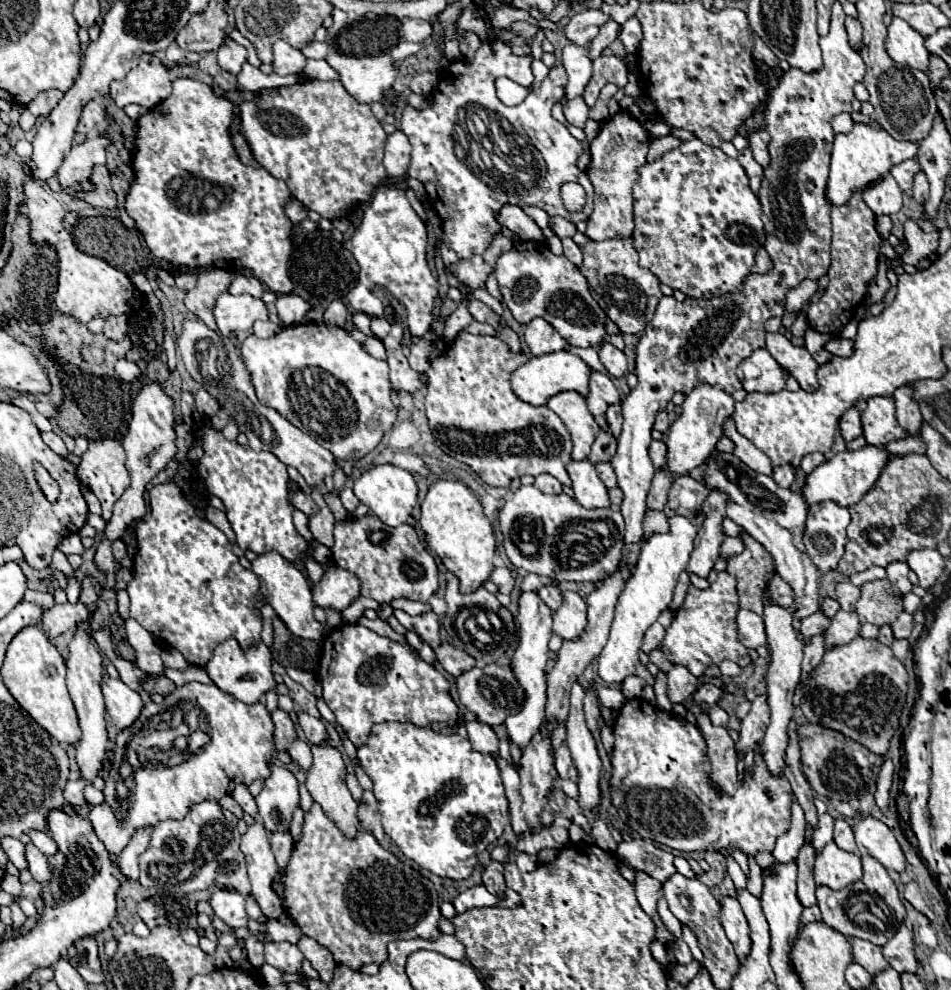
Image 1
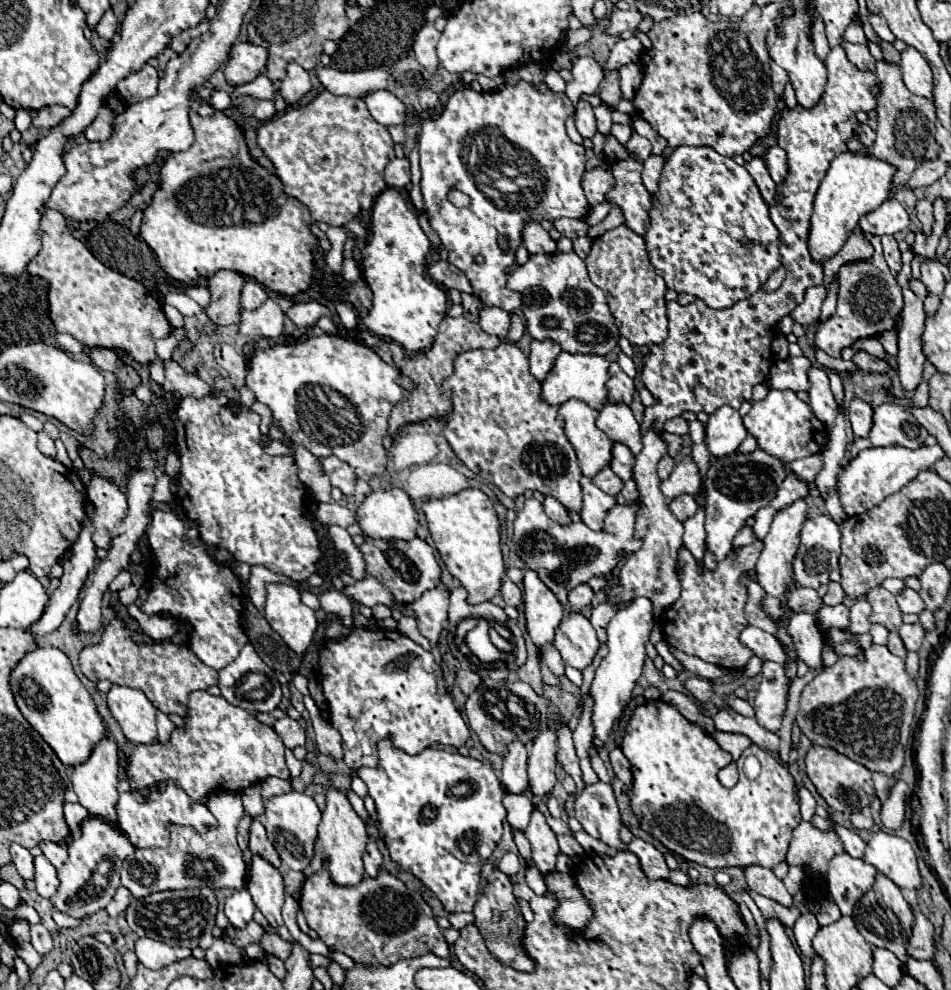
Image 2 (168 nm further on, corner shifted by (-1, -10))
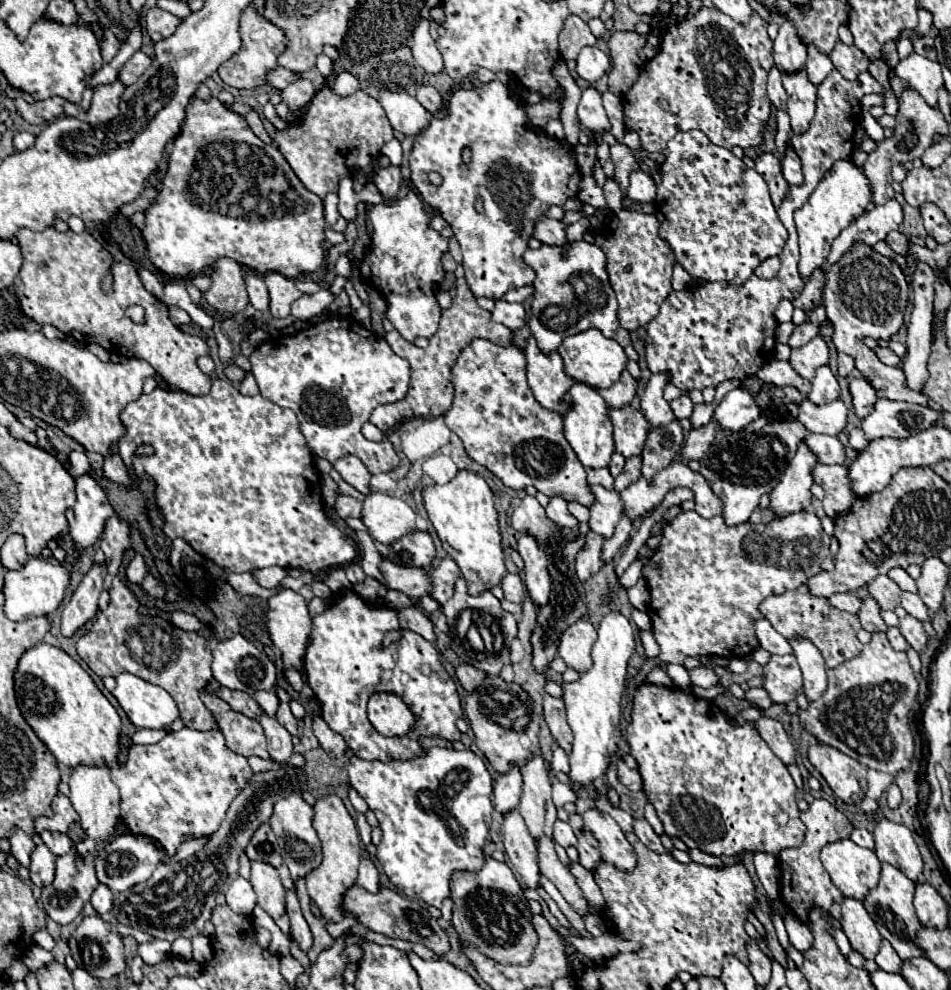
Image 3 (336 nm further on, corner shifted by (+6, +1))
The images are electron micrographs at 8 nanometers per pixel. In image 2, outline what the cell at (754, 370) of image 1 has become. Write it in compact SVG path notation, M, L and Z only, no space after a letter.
M798 356L798 358L788 358L788 360L778 360L768 374L768 386L770 388L778 388L778 390L808 390L808 368L810 368L810 360L806 356Z

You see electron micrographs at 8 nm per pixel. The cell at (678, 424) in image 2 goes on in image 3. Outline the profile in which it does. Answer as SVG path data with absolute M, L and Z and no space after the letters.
M685 395L679 397L679 399L675 399L675 401L671 401L669 405L671 405L671 409L673 409L673 413L675 413L677 419L685 419L685 417L689 417L691 411L693 411L693 403L691 403L691 399L685 397Z

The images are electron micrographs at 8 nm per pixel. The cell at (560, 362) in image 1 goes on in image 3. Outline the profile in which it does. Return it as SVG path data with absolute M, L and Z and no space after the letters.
M589 329L589 331L577 333L573 337L565 337L565 341L561 343L561 347L557 351L563 357L565 375L571 377L573 381L585 383L593 389L607 389L615 381L619 381L621 371L625 369L625 363L627 363L623 347L617 341L603 337L597 329Z

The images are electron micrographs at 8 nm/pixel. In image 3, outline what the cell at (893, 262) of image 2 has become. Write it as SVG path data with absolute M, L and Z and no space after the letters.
M889 231L885 237L885 243L897 253L897 255L905 255L909 251L909 241L907 235L899 233L899 231Z

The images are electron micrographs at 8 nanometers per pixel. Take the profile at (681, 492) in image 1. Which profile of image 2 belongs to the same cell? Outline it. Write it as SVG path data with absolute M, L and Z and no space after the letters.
M684 494L684 496L674 498L674 500L670 502L670 508L672 508L672 514L674 514L678 520L684 522L686 518L690 518L690 516L696 514L698 504L696 504L696 500L694 500L690 494Z

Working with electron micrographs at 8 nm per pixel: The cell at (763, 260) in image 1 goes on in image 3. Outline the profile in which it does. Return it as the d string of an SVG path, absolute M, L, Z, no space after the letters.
M769 257L769 259L765 259L765 261L755 269L755 275L757 275L757 277L763 277L763 279L771 279L771 277L777 275L779 265L781 265L779 257Z

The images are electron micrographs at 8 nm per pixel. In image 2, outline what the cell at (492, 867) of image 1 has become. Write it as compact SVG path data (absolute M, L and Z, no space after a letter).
M498 868L490 874L486 886L482 888L482 896L478 898L478 902L474 904L474 916L476 916L476 926L484 936L484 942L490 950L490 954L502 962L504 966L522 970L522 972L534 972L536 970L536 962L528 956L528 952L524 952L524 928L526 928L526 920L522 918L520 906L516 896L512 894L512 882L510 878L500 872Z

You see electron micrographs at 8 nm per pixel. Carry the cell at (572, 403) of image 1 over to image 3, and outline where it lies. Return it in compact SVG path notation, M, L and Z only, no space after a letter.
M573 383L573 387L563 395L569 403L569 409L563 413L563 435L577 453L583 467L607 467L609 457L615 451L613 447L613 427L607 419L607 405L597 389L581 383Z

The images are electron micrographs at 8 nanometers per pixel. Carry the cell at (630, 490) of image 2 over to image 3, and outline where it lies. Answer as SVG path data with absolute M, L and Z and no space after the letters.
M629 457L625 461L623 473L615 479L615 491L623 491L631 483L635 483L641 477L641 459L639 457Z

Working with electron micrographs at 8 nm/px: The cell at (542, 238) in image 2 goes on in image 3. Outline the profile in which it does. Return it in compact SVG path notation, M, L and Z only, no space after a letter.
M541 217L541 219L535 223L533 237L535 237L537 241L543 241L543 243L561 245L561 243L565 241L565 225L561 225L557 219Z

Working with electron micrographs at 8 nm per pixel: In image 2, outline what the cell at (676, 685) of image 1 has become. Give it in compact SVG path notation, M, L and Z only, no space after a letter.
M688 678L686 680L686 688L688 688L688 692L700 702L700 704L704 704L704 702L708 702L710 698L712 698L712 682L710 680L706 680L706 678Z

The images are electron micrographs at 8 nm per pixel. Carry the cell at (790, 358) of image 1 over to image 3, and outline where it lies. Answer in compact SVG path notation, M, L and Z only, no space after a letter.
M827 365L817 369L817 375L811 381L811 393L807 395L815 405L827 405L833 399L839 399L839 383Z

